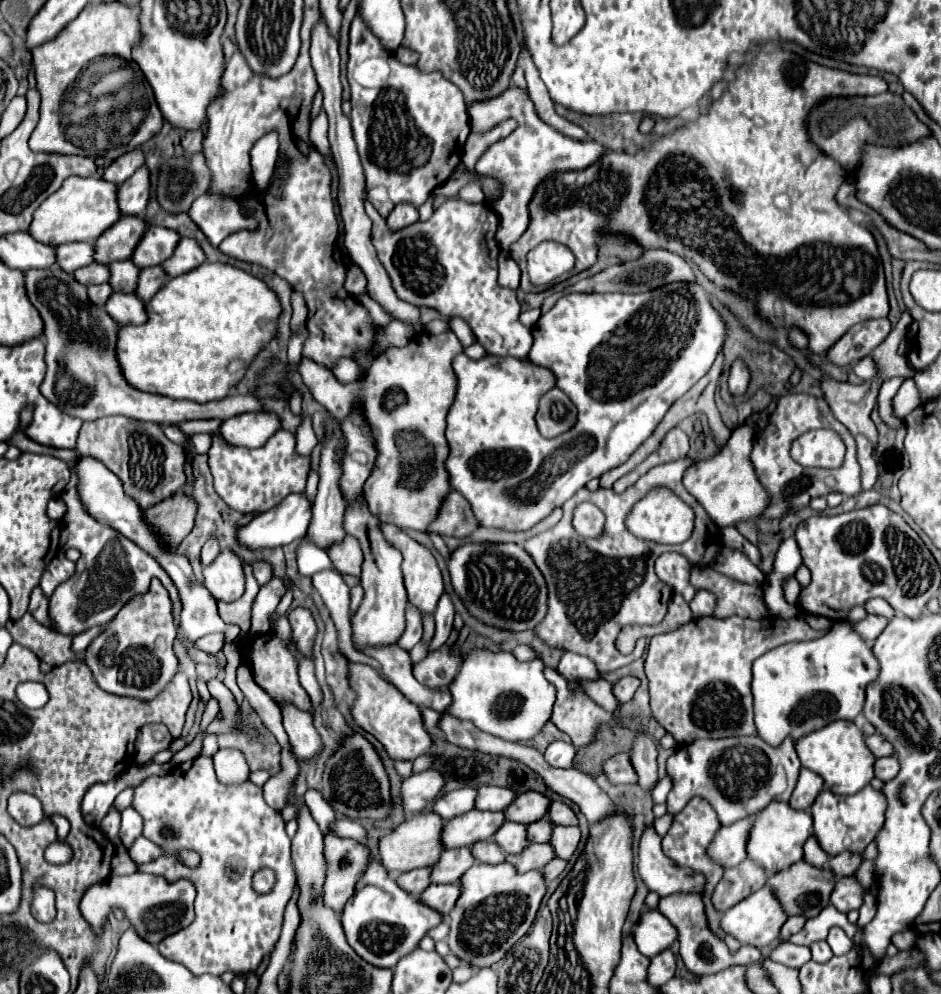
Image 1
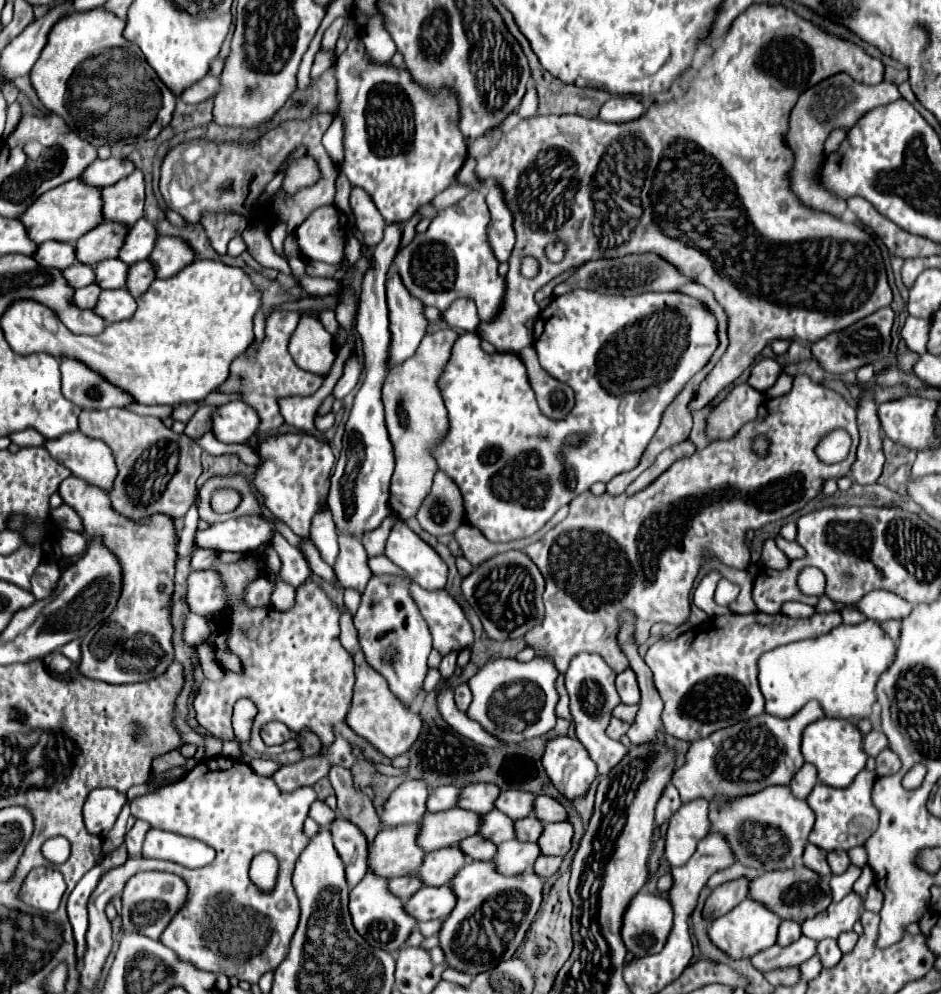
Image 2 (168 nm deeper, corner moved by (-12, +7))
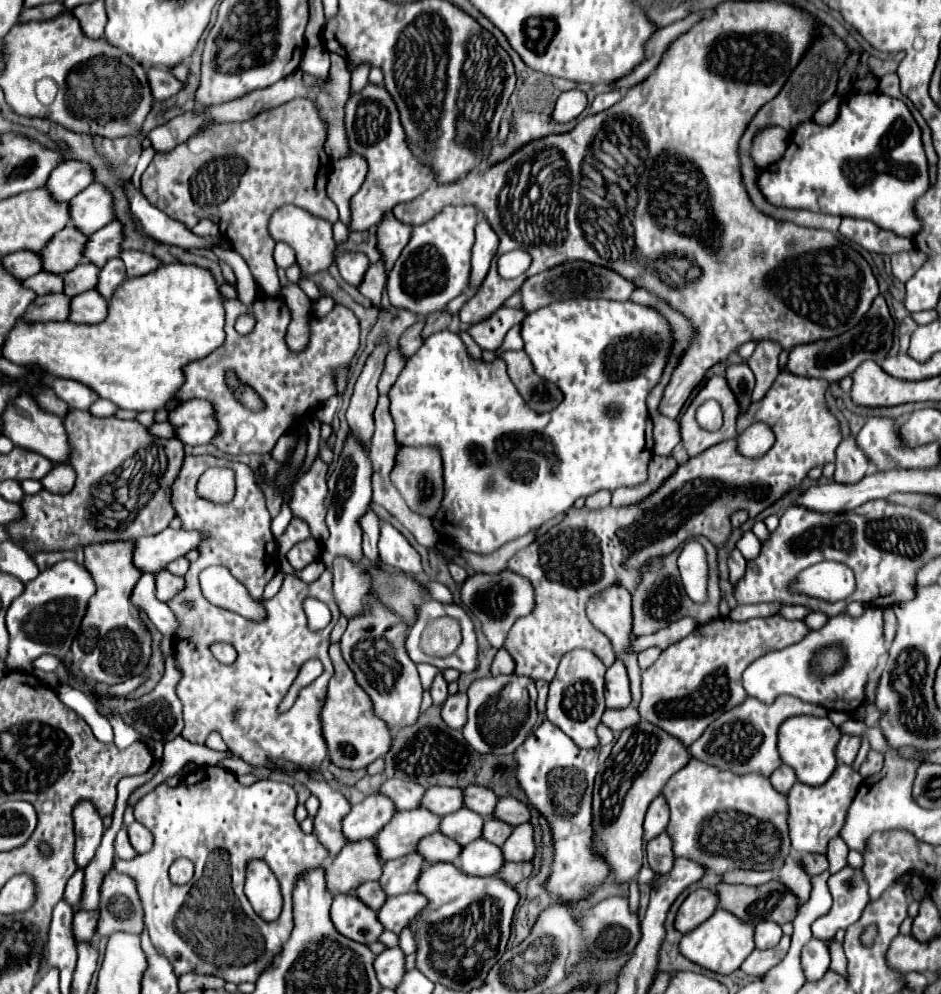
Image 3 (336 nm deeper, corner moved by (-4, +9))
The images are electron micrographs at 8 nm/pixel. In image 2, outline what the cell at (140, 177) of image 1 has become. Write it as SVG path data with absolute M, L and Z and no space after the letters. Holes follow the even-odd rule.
M140 171L130 173L118 183L102 189L102 217L122 225L134 225L144 209L144 177Z

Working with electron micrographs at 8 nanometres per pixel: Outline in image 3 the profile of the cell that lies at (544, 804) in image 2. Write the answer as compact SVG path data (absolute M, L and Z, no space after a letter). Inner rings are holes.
M504 797L500 799L500 803L496 805L496 815L498 819L510 823L512 827L520 825L520 823L526 823L530 821L530 807L514 797Z

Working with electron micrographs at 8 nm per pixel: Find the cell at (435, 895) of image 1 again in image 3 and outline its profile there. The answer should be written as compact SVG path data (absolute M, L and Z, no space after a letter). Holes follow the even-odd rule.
M418 891L388 897L384 907L380 909L380 923L384 923L384 929L400 933L404 927L408 927L416 919L416 915L426 905L428 905L426 895L422 895Z

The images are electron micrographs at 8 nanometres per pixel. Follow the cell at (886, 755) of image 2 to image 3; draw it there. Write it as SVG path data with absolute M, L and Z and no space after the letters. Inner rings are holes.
M870 749L866 761L860 765L860 775L862 775L862 777L876 775L882 767L884 767L884 755L878 753L878 751L874 751L874 749Z

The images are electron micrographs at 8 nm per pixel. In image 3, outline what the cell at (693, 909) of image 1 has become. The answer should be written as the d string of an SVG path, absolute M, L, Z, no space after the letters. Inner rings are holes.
M784 935L782 941L772 947L772 949L766 949L766 951L760 951L760 949L754 949L748 959L742 963L742 971L748 973L748 975L756 975L756 977L762 977L766 971L770 971L774 965L778 965L784 955L788 953L788 947L790 947L790 937Z

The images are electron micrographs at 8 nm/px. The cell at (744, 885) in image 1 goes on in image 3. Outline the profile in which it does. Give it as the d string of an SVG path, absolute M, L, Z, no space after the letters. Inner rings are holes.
M696 889L688 895L676 915L676 929L682 933L692 931L700 923L704 923L720 905L720 897L712 889Z

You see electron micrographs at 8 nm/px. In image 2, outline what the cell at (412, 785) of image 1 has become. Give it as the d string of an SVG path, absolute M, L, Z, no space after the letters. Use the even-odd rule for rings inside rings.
M408 779L402 785L398 785L384 803L380 815L380 829L418 823L426 811L426 797L428 787L424 781Z

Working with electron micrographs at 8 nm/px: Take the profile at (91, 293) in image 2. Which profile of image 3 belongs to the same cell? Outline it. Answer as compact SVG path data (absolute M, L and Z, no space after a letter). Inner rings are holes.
M56 293L56 295L44 295L28 307L24 313L24 319L34 323L34 321L66 321L70 315L70 301L72 297L66 293Z

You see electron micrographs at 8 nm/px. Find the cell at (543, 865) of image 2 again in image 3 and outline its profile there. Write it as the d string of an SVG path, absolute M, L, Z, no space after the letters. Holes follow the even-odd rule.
M508 861L506 865L504 865L504 871L500 873L500 879L506 879L510 885L516 885L516 883L520 883L520 881L524 881L524 879L528 879L530 877L530 873L532 873L532 863L530 861L522 861L522 863L514 863L514 861Z

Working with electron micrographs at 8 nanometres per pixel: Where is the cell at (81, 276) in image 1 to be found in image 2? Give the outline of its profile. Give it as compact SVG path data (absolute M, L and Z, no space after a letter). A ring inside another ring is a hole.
M74 263L70 265L68 269L62 271L66 283L72 287L72 289L80 289L80 287L86 287L90 283L94 283L94 269L88 267L88 265L82 265L82 263Z

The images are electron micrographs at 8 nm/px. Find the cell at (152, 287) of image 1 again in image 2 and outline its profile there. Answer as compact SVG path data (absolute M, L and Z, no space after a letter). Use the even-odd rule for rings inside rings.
M138 261L136 265L130 265L128 269L128 293L132 293L132 297L140 297L142 293L148 291L150 283L156 279L154 267L150 261Z

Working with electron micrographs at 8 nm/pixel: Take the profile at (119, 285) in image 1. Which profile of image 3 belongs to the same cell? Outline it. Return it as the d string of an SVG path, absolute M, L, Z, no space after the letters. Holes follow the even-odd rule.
M80 263L76 269L64 273L64 293L66 295L80 295L84 291L96 289L100 277L100 267L94 263Z

